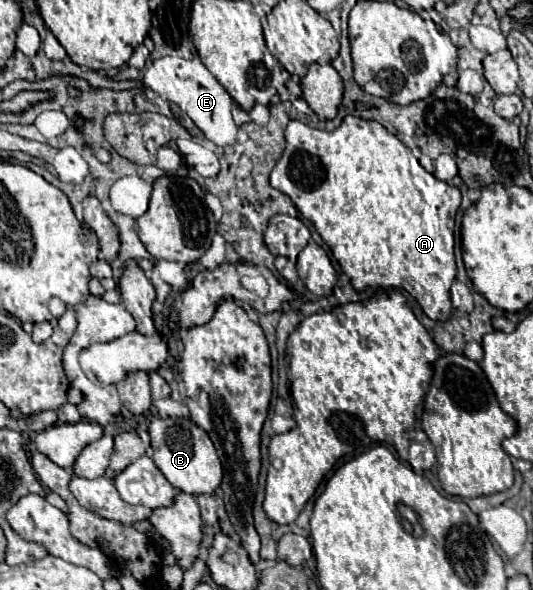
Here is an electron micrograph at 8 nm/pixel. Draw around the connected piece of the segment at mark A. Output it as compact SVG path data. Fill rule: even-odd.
M346 116L336 130L324 132L292 120L286 128L284 154L270 174L270 186L290 196L298 212L314 224L356 290L370 286L404 288L418 300L428 318L448 320L452 316L450 284L456 276L454 216L462 200L460 190L426 172L412 152L382 124Z

